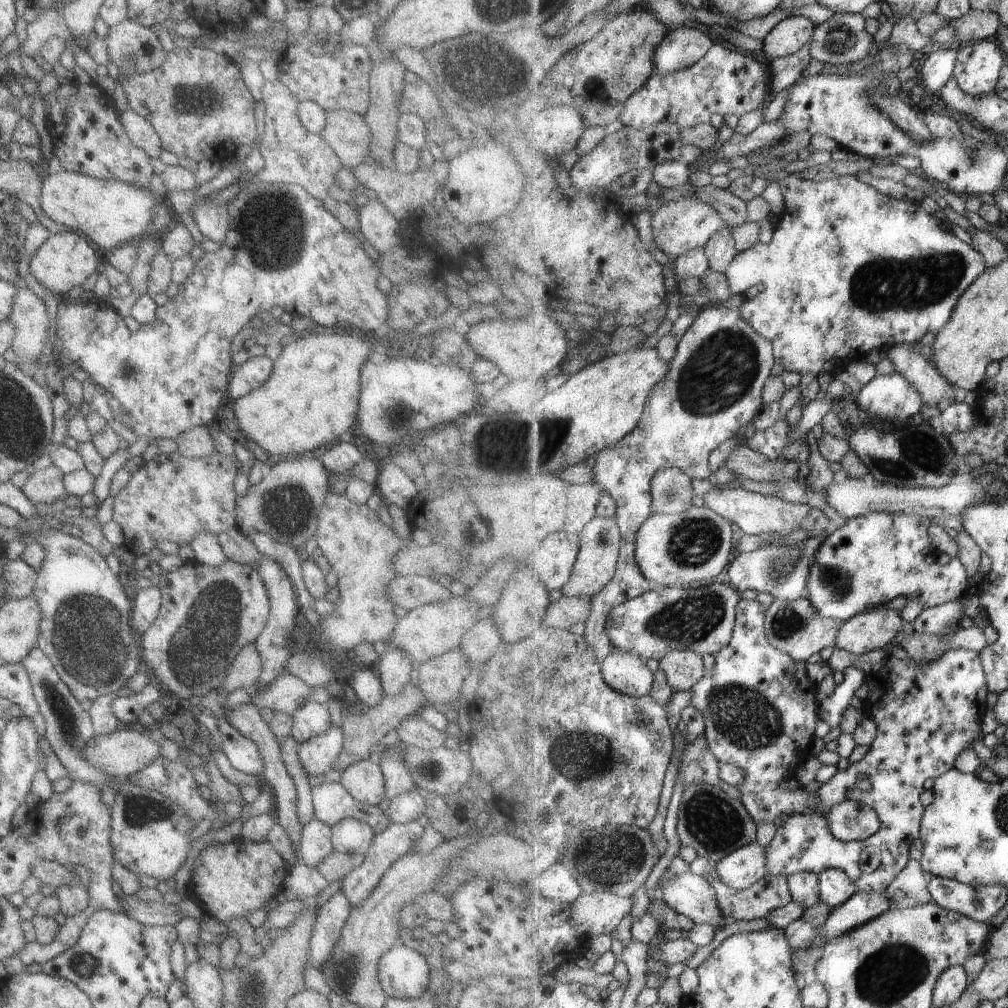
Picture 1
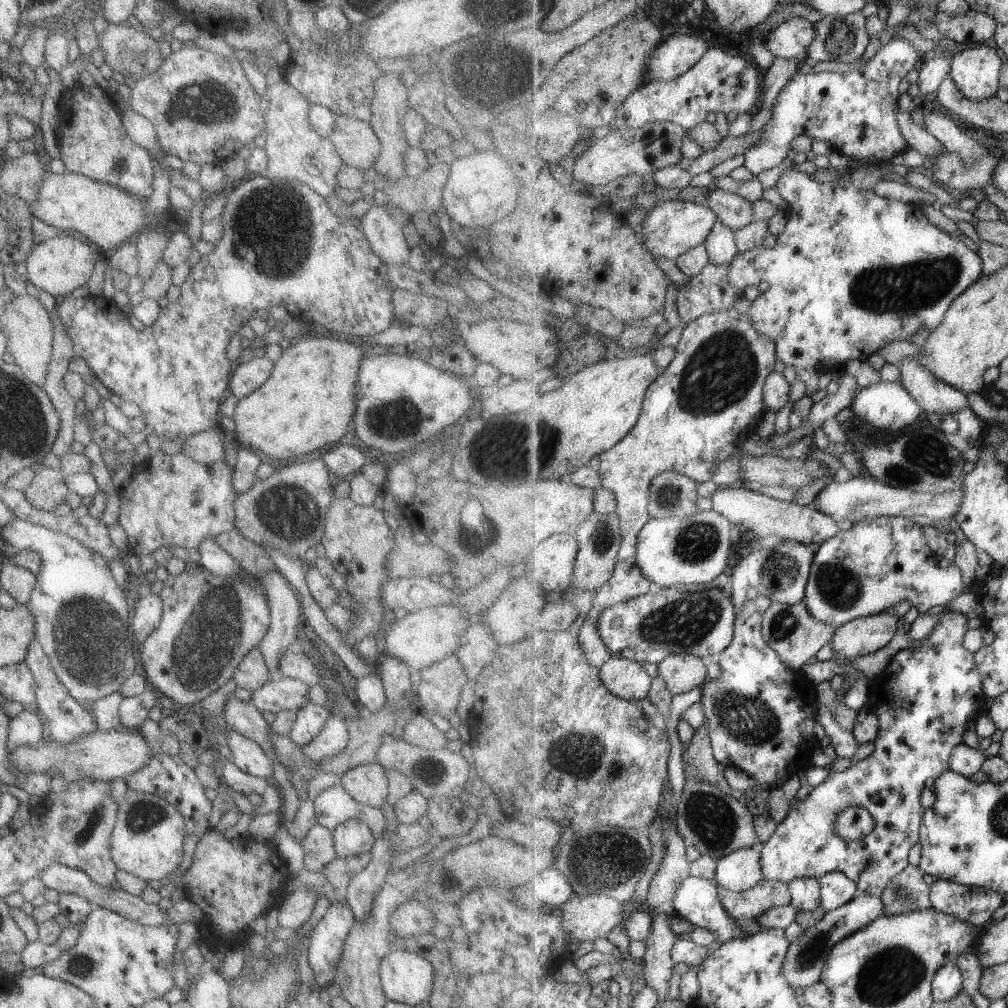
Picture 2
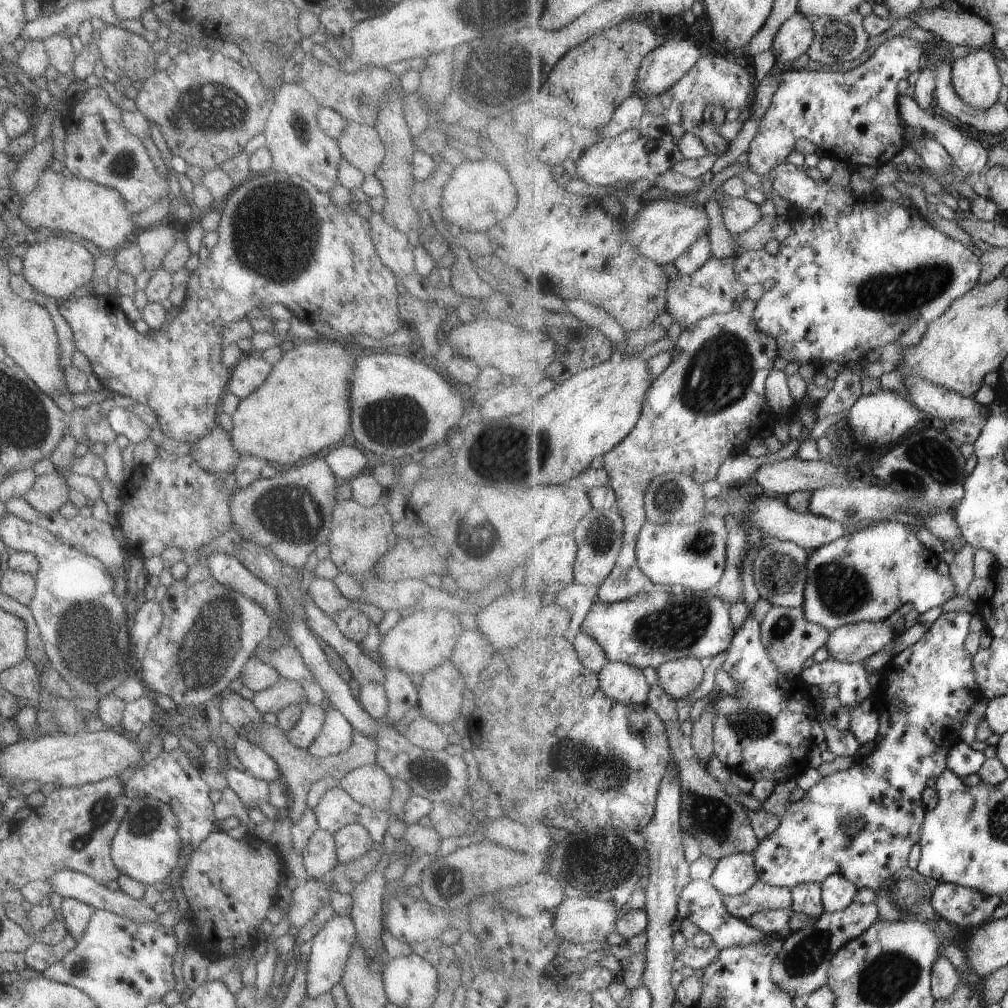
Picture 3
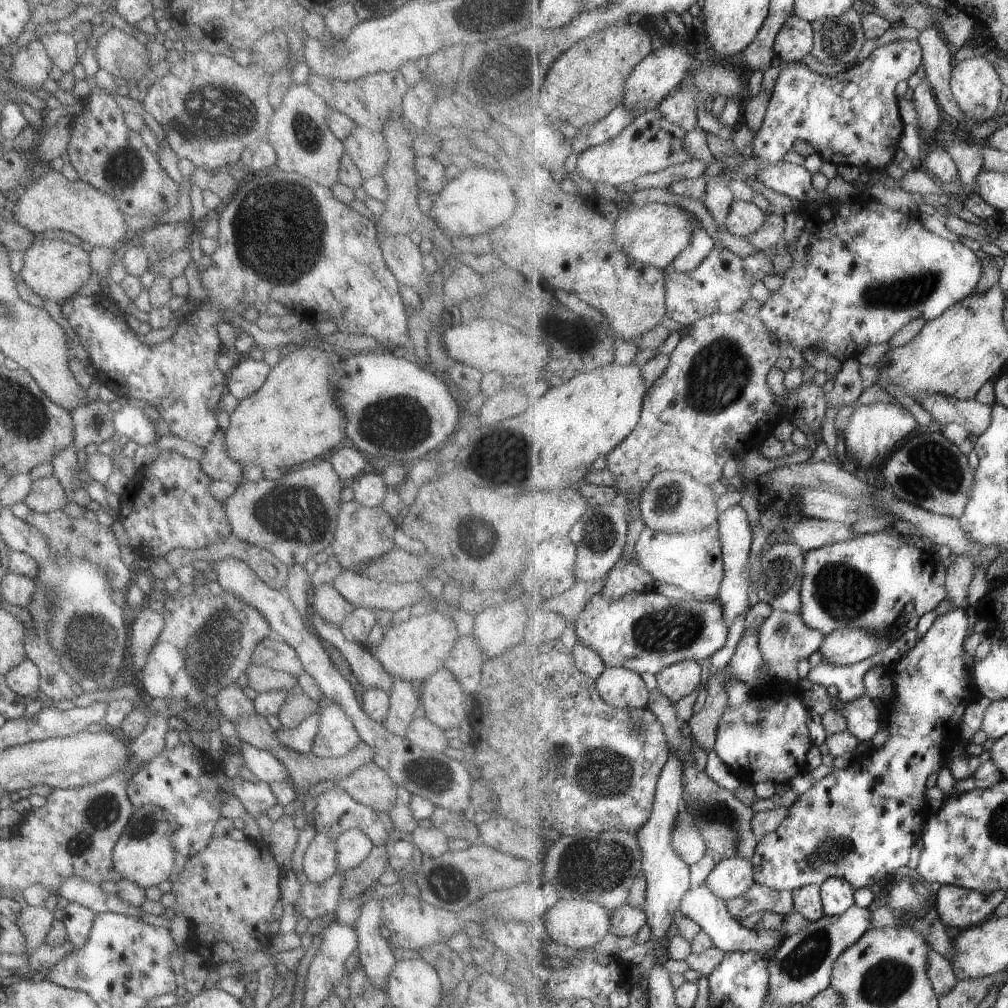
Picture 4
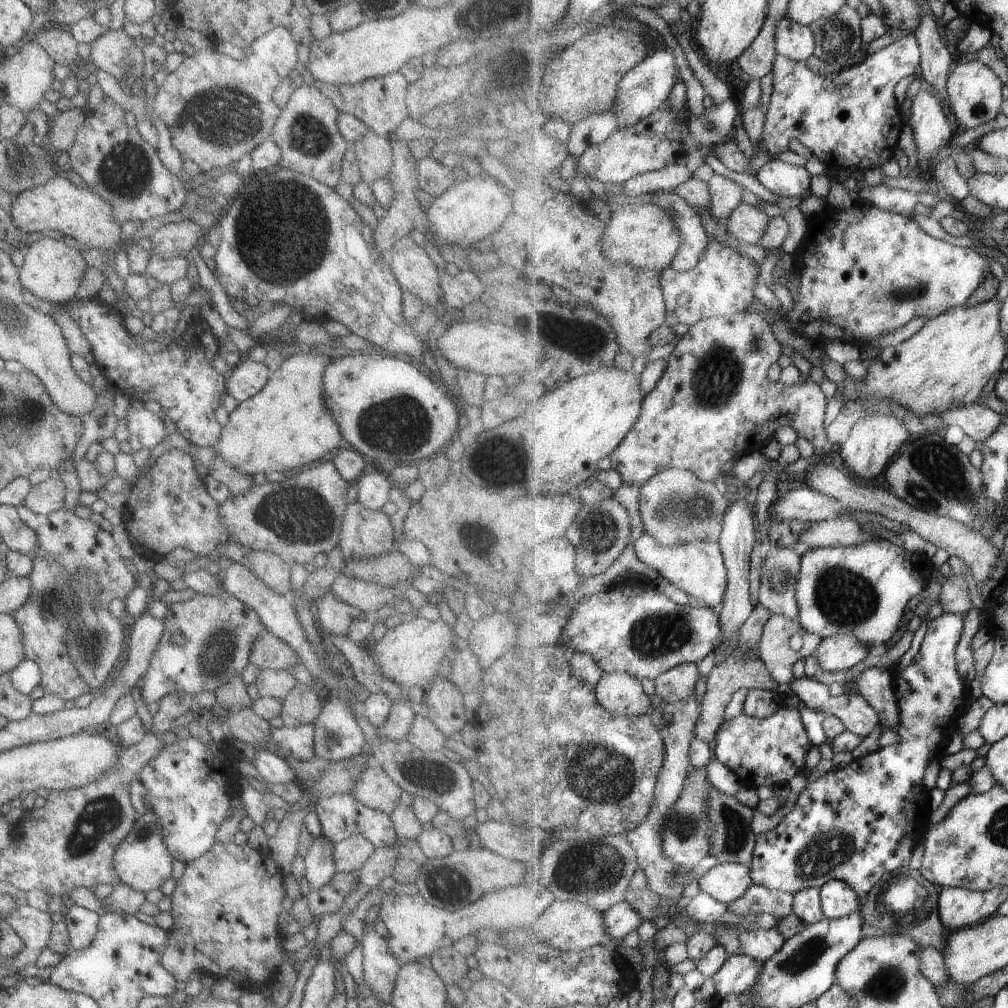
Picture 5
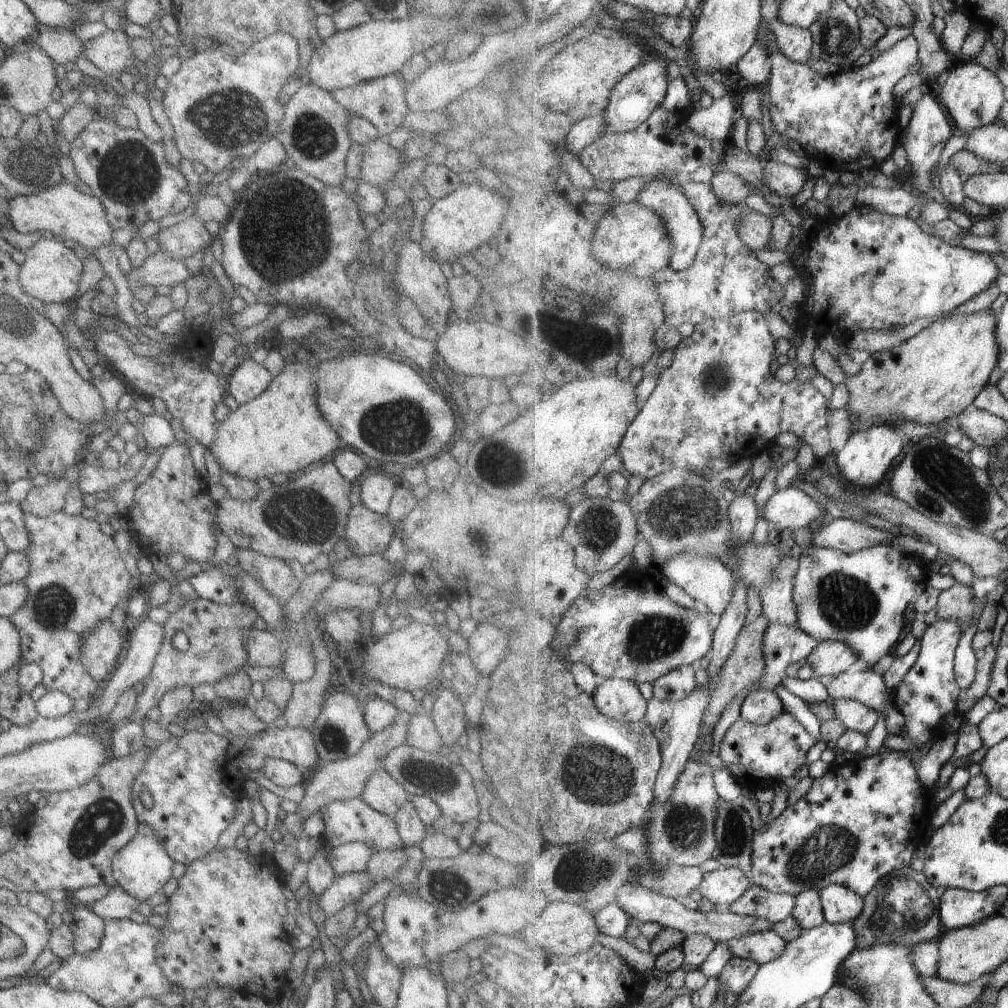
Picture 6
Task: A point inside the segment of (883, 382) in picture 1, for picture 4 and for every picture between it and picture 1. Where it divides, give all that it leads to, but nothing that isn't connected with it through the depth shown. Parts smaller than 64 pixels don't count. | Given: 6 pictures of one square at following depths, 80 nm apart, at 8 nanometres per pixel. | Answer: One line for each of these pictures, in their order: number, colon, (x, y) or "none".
2: (889, 406)
3: (880, 419)
4: (875, 430)

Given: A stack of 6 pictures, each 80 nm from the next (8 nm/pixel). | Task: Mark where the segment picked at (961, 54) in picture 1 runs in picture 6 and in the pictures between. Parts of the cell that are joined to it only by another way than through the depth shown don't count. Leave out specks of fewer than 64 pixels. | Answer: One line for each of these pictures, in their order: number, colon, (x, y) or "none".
2: (977, 70)
3: (976, 77)
4: (976, 83)
5: (975, 90)
6: (972, 94)

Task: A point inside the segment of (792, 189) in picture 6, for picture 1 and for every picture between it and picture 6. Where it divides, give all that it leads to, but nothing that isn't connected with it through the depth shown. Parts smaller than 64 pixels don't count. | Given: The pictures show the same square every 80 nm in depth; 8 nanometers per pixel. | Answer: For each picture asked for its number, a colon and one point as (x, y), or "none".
1: (849, 269)
2: (852, 272)
3: (855, 273)
4: (861, 271)
5: (784, 179)

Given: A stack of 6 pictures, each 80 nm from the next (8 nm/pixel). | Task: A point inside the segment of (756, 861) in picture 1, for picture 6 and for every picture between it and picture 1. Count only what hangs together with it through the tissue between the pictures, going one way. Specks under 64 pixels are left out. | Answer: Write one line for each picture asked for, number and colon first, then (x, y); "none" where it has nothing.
2: (740, 871)
3: (735, 874)
4: (733, 877)
5: (727, 882)
6: (723, 887)

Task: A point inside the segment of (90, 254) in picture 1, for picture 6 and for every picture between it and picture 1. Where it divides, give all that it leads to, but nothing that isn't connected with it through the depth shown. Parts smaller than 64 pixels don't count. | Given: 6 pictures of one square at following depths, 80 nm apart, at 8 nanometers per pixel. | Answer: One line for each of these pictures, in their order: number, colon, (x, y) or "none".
2: (58, 265)
3: (55, 267)
4: (54, 270)
5: (51, 270)
6: (50, 272)

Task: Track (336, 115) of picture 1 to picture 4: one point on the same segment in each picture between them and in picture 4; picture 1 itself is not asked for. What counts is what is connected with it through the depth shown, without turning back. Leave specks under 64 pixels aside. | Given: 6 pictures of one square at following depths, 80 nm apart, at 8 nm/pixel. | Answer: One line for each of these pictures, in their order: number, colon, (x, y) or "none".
2: (356, 145)
3: (359, 145)
4: (366, 148)

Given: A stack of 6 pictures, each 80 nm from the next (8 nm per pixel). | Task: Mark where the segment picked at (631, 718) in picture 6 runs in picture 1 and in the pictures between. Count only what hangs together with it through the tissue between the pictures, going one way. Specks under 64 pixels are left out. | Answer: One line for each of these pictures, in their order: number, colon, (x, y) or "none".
1: (629, 674)
2: (628, 679)
3: (622, 682)
4: (620, 687)
5: (623, 694)

